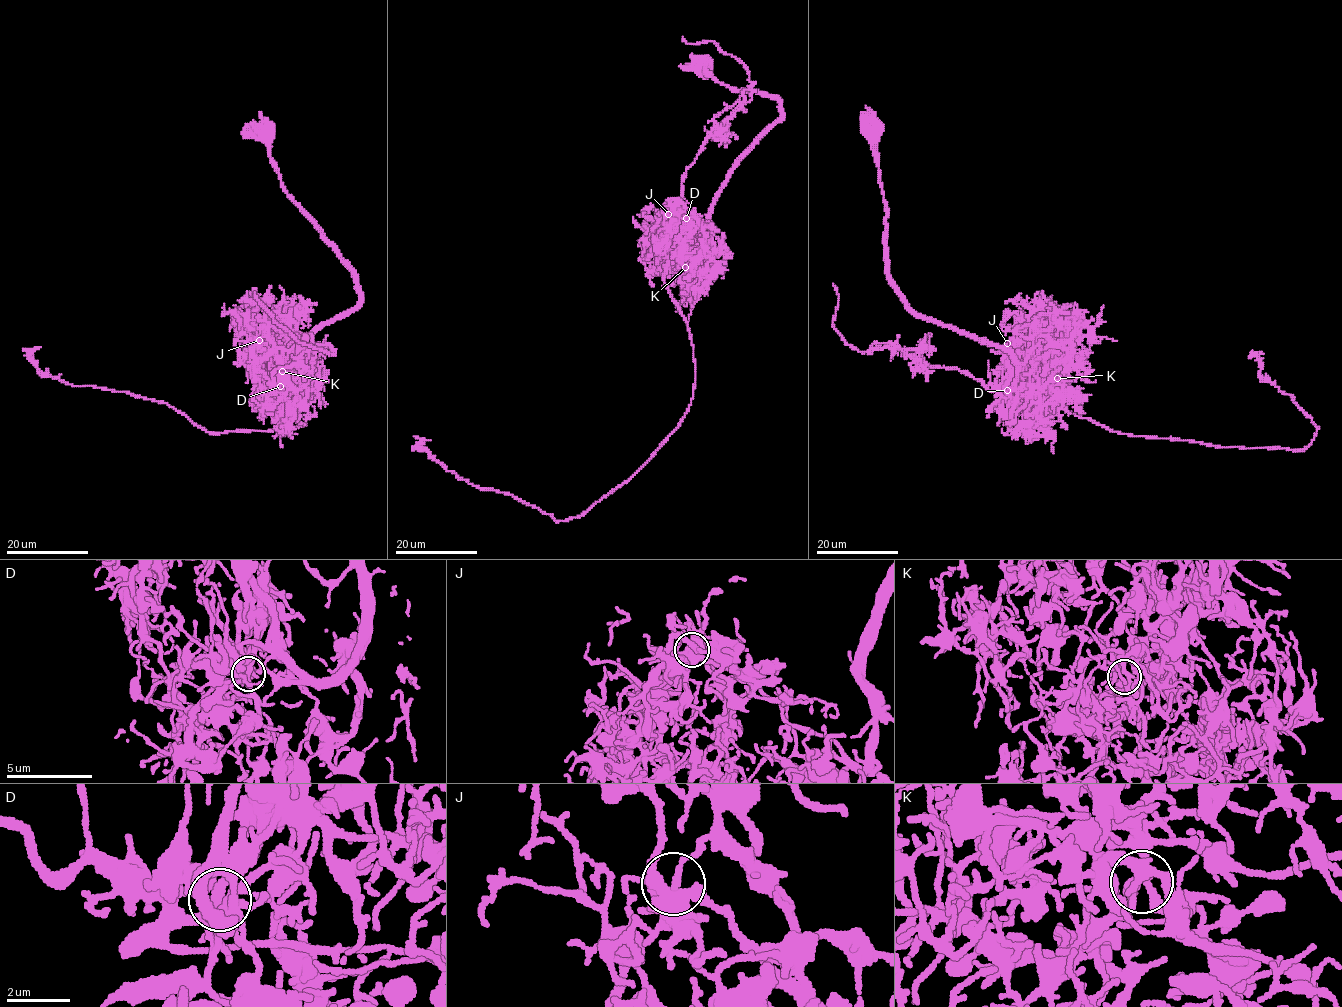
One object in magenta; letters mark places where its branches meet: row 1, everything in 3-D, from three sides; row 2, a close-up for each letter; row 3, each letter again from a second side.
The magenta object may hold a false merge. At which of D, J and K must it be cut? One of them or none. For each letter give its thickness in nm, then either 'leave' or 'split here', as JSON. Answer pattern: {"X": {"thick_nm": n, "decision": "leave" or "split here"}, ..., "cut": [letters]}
{"D": {"thick_nm": 260, "decision": "split here"}, "J": {"thick_nm": 260, "decision": "leave"}, "K": {"thick_nm": 240, "decision": "leave"}, "cut": ["D"]}

